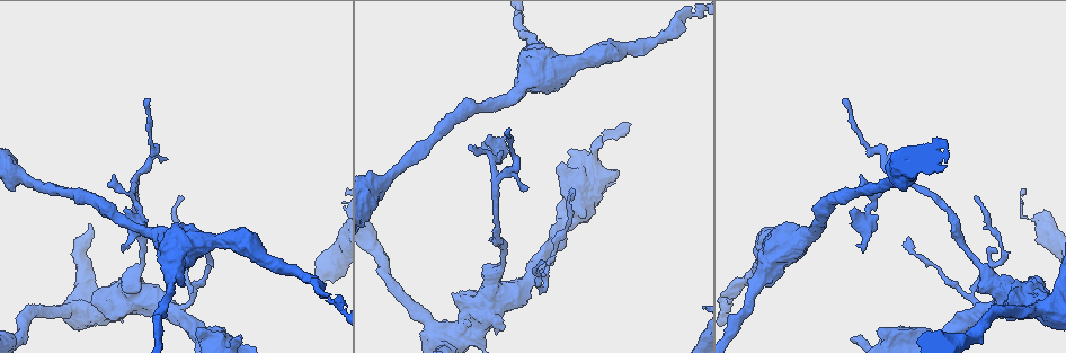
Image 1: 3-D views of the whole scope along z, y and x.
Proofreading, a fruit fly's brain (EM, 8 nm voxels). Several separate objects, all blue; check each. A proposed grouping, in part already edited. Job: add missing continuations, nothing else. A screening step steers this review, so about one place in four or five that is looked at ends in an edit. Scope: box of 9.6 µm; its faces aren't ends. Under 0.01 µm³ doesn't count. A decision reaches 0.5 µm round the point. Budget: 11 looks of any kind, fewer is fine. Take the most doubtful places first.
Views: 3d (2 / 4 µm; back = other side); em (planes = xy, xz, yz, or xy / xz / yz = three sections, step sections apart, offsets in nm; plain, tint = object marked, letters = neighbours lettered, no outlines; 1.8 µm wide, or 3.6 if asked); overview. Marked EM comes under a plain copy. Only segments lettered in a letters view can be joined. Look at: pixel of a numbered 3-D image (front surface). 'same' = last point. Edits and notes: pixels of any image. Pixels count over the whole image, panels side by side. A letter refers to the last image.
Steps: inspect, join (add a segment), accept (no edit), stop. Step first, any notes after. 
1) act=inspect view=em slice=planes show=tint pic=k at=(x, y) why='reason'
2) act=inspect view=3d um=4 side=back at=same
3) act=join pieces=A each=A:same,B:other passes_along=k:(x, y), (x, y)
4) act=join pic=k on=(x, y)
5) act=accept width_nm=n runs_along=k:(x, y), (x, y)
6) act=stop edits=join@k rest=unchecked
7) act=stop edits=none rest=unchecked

act=inspect view=3d um=4 pic=1 at=(573, 194) why='free end'

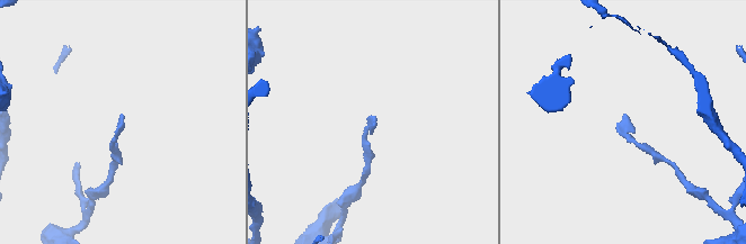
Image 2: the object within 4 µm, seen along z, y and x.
act=inspect view=em slice=planes show=letters pic=2 at=(626, 116)

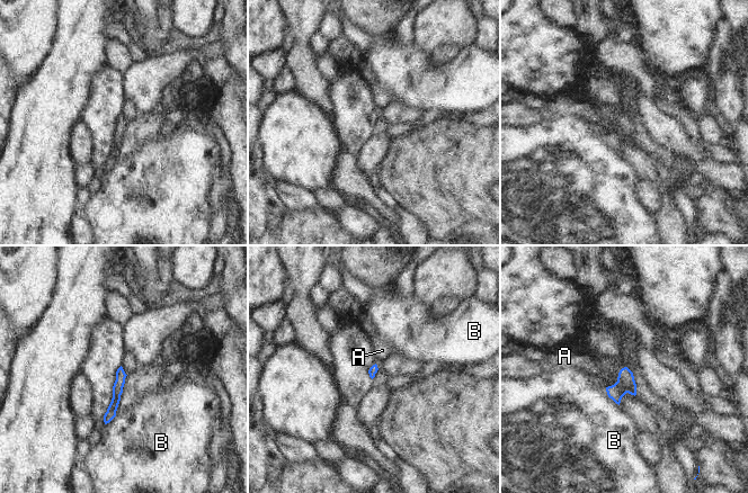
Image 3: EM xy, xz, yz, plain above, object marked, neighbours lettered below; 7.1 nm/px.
act=join pieces=A each=A:same,B:other passes_along=3:(625, 383), (614, 384), (586, 364) found='it goes on there'

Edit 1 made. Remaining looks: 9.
act=inspect view=overview why='see it whole again'

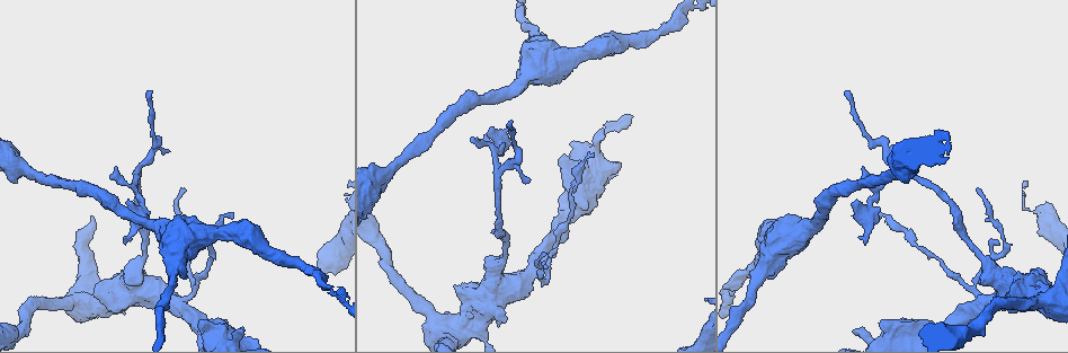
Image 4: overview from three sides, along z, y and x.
act=inspect view=em slice=planes show=letters pic=4 at=(114, 168)

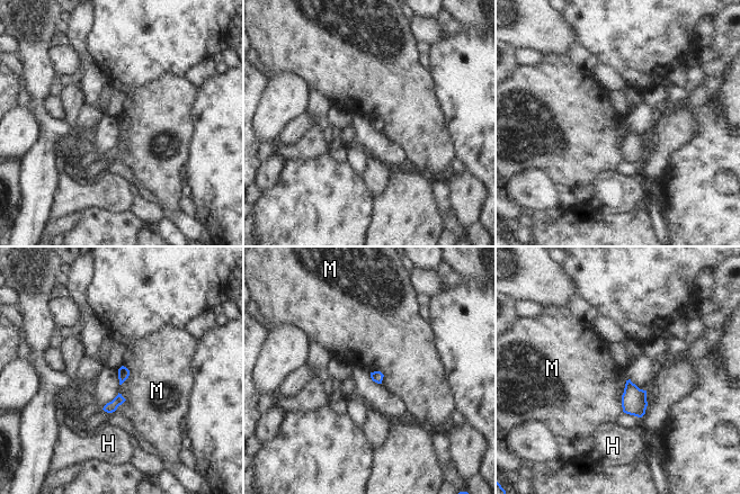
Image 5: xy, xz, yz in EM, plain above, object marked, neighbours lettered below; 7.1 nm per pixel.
act=accept each=H:other,M:other border=5:(118, 392), (125, 400), (112, 413) found='none of them fits'

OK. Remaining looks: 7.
act=inspect view=em um=3.6 slice=yz step=16 show=tint pic=4 at=(563, 153) why='an open end'

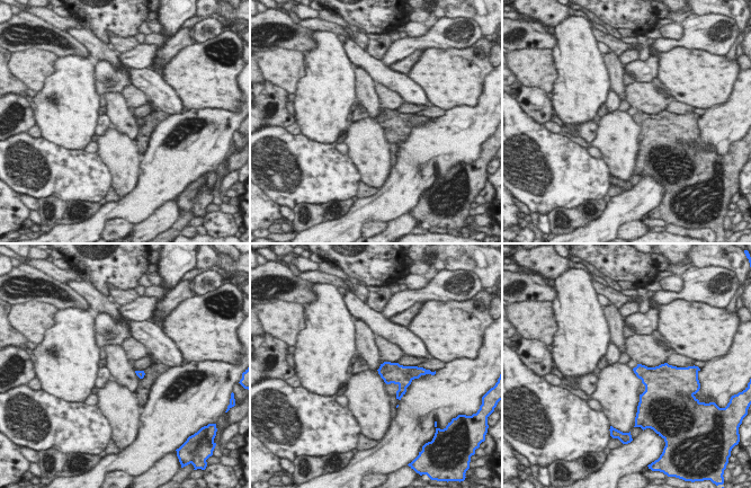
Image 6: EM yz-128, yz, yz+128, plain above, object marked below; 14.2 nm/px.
act=inspect view=em um=3.6 slice=xz step=4 show=letters at=same

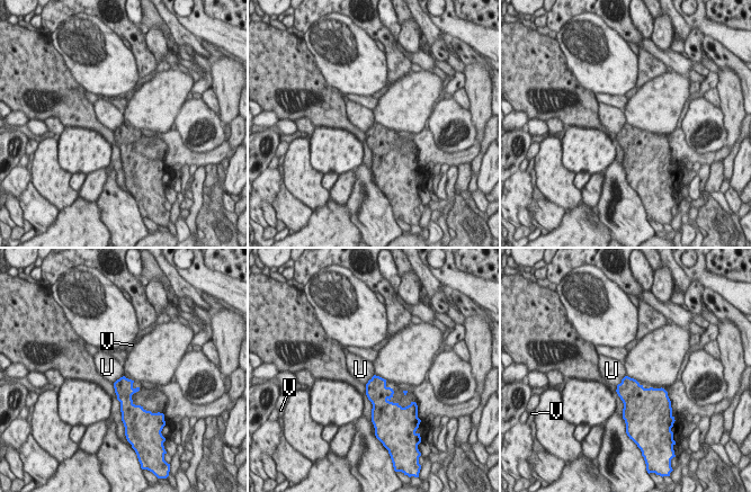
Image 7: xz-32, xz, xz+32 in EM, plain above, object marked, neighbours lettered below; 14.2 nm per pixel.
act=accept each=U:other,V:other border=7:(374, 374), (365, 384) found='no lettered segment goes on from it'

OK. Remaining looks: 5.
act=stop edits=join@3 rest=unchecked

